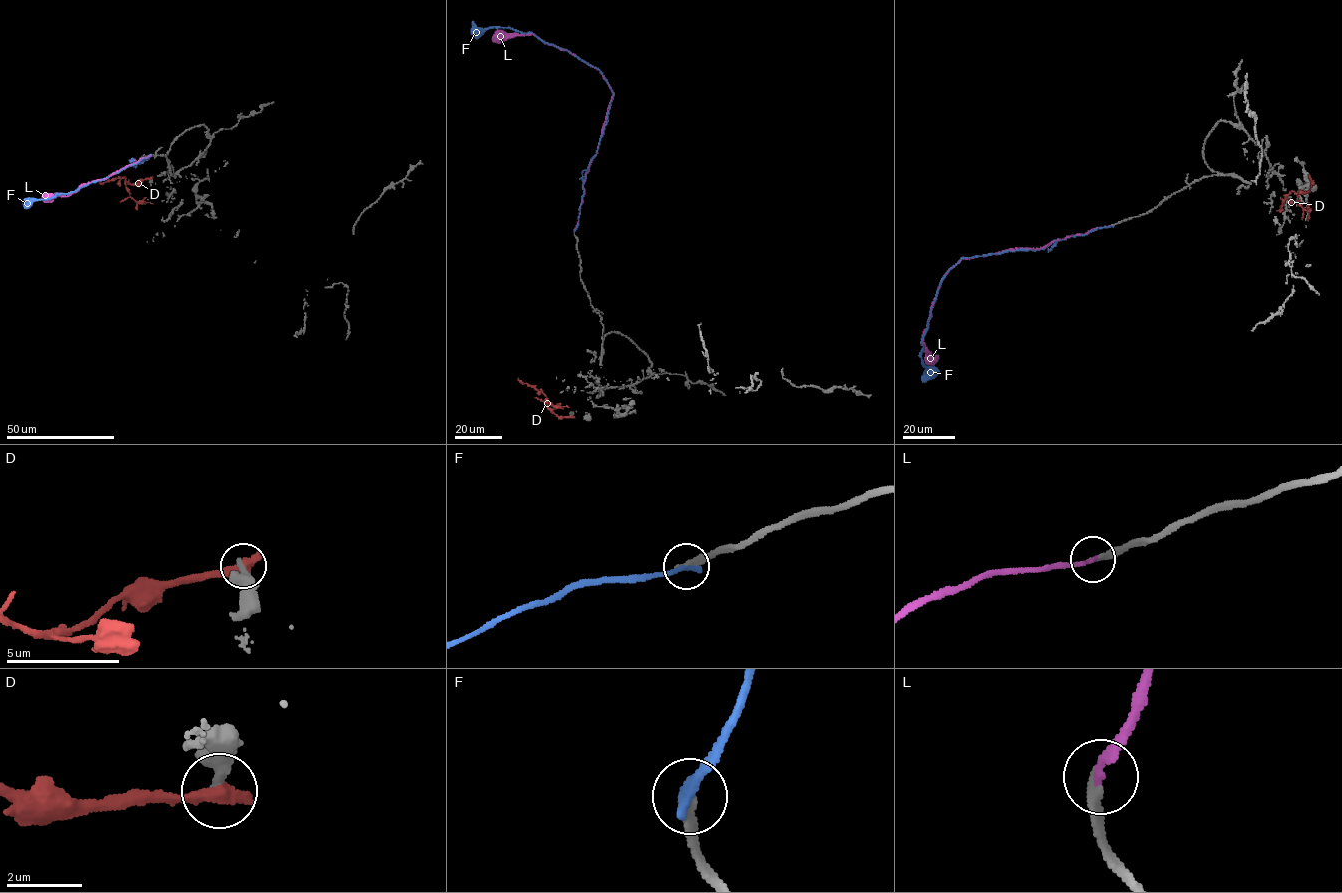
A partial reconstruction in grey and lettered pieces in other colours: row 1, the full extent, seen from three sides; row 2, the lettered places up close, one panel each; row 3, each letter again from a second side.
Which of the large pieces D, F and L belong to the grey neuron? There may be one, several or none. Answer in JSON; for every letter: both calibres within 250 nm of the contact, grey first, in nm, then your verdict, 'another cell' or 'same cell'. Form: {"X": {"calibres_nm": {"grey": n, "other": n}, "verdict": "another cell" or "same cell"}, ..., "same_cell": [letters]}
{"D": {"calibres_nm": {"grey": 320, "other": 500}, "verdict": "another cell"}, "F": {"calibres_nm": {"grey": 280, "other": 320}, "verdict": "another cell"}, "L": {"calibres_nm": {"grey": 220, "other": 200}, "verdict": "same cell"}, "same_cell": ["L"]}

